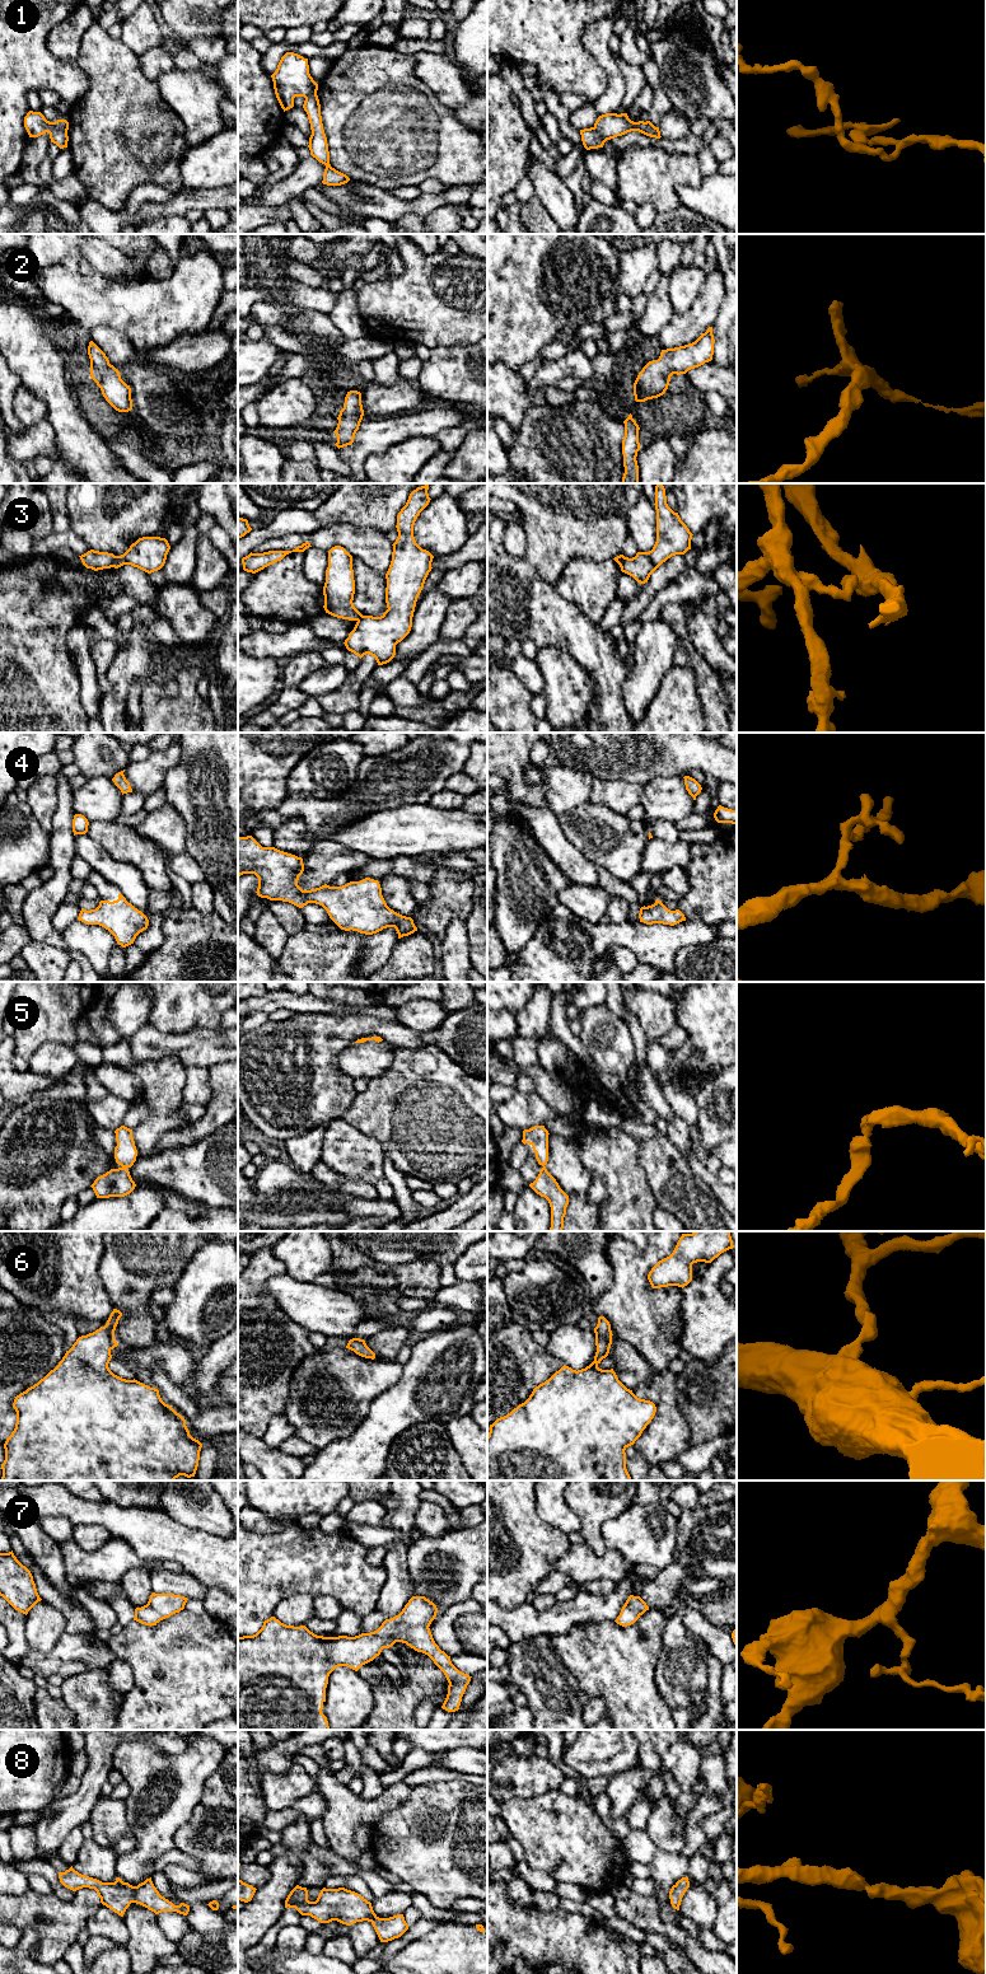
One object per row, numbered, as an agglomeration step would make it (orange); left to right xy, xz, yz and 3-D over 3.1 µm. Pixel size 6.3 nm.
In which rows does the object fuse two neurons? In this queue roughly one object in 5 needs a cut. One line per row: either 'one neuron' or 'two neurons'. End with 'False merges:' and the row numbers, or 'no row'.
1: two neurons
2: one neuron
3: two neurons
4: one neuron
5: one neuron
6: one neuron
7: one neuron
8: one neuron
False merges: 1, 3

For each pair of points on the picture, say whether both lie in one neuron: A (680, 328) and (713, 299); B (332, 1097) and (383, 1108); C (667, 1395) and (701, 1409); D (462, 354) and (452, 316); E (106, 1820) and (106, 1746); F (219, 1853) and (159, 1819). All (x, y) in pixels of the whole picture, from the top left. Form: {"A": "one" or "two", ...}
{"A": "one", "B": "two", "C": "two", "D": "two", "E": "two", "F": "two"}

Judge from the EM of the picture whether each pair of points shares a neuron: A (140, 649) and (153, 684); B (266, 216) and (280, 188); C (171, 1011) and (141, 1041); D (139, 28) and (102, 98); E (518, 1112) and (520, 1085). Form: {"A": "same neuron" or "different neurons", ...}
{"A": "different neurons", "B": "different neurons", "C": "different neurons", "D": "different neurons", "E": "different neurons"}

